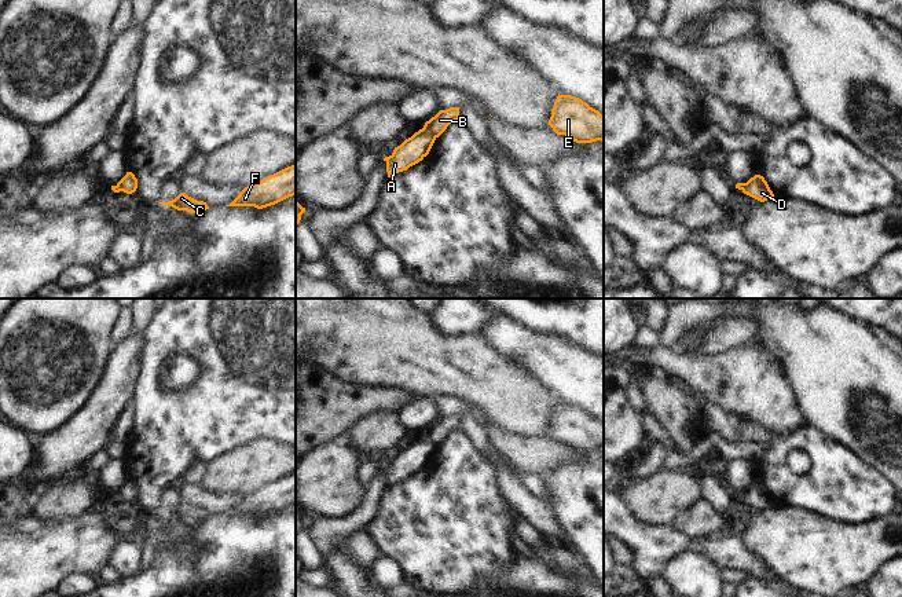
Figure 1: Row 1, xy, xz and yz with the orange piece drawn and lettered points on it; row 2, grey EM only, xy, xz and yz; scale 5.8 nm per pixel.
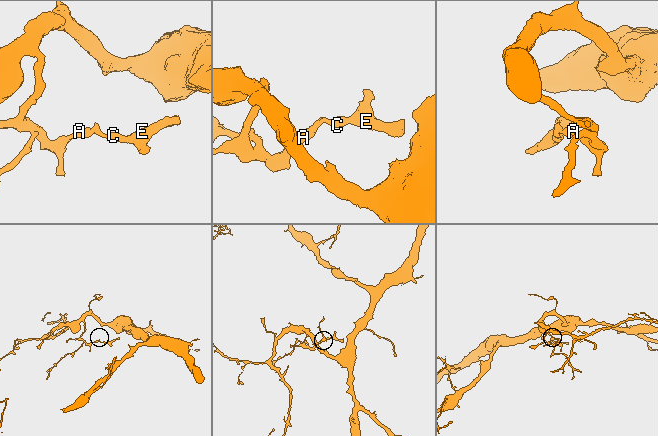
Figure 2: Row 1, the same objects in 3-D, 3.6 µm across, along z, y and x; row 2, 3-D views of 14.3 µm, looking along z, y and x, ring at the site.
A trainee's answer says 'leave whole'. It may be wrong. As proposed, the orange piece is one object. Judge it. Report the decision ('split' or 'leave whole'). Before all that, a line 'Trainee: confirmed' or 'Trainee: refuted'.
Trainee: refuted
split

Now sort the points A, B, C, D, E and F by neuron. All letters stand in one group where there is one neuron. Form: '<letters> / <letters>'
A D / B C E F

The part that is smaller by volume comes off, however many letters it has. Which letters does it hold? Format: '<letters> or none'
B, C, E, F

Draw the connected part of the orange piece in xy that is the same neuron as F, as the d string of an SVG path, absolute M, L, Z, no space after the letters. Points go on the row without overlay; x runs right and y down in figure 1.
M296 472L245 495L227 514L263 517L296 503Z

